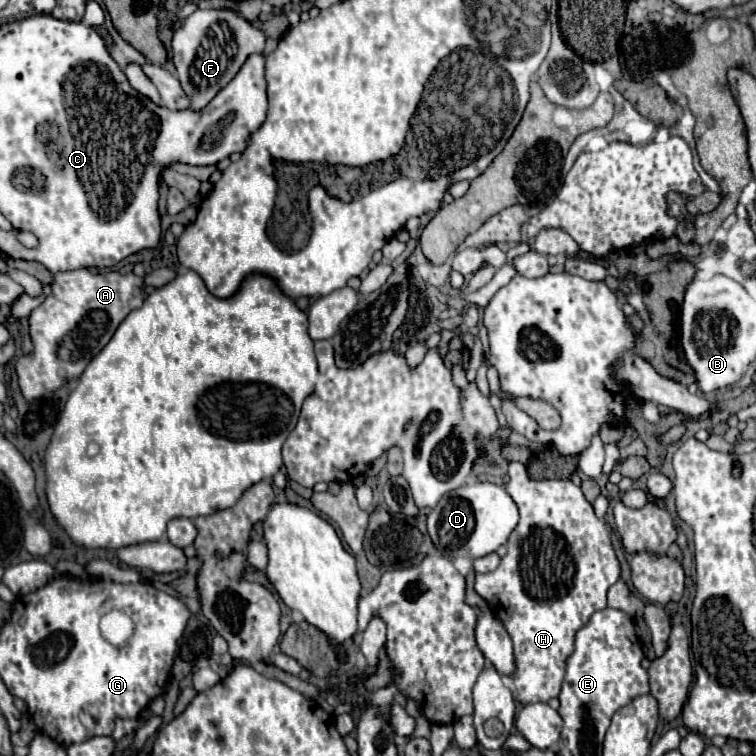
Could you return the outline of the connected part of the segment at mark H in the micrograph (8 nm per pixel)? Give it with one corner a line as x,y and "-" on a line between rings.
509,461
507,475
507,493
519,509
519,523
509,535
507,555
495,571
477,575
475,591
503,621
513,641
517,661
513,683
517,687
517,699
523,703
537,703
559,695
565,677
565,661
569,659
569,653
573,653
573,637
577,635
577,629
587,625
595,611
607,607
607,589
619,579
621,567
605,521
595,517
593,507
585,499
579,485
569,479
535,481
527,477
523,463
517,461

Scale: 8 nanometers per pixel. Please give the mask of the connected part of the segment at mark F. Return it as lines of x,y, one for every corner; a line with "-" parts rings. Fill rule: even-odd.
197,9
183,19
181,29
173,33
171,51
177,79
189,97
189,109
201,111
241,69
253,53
263,53
265,35
231,9
-
215,29
223,29
221,35

